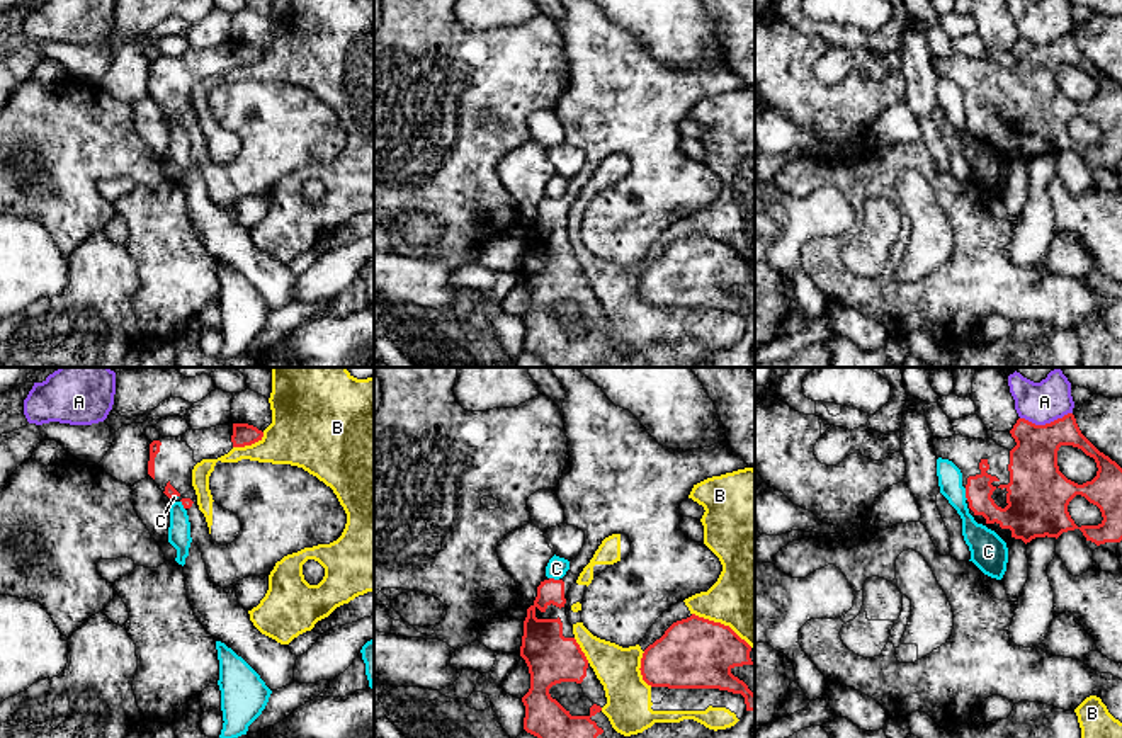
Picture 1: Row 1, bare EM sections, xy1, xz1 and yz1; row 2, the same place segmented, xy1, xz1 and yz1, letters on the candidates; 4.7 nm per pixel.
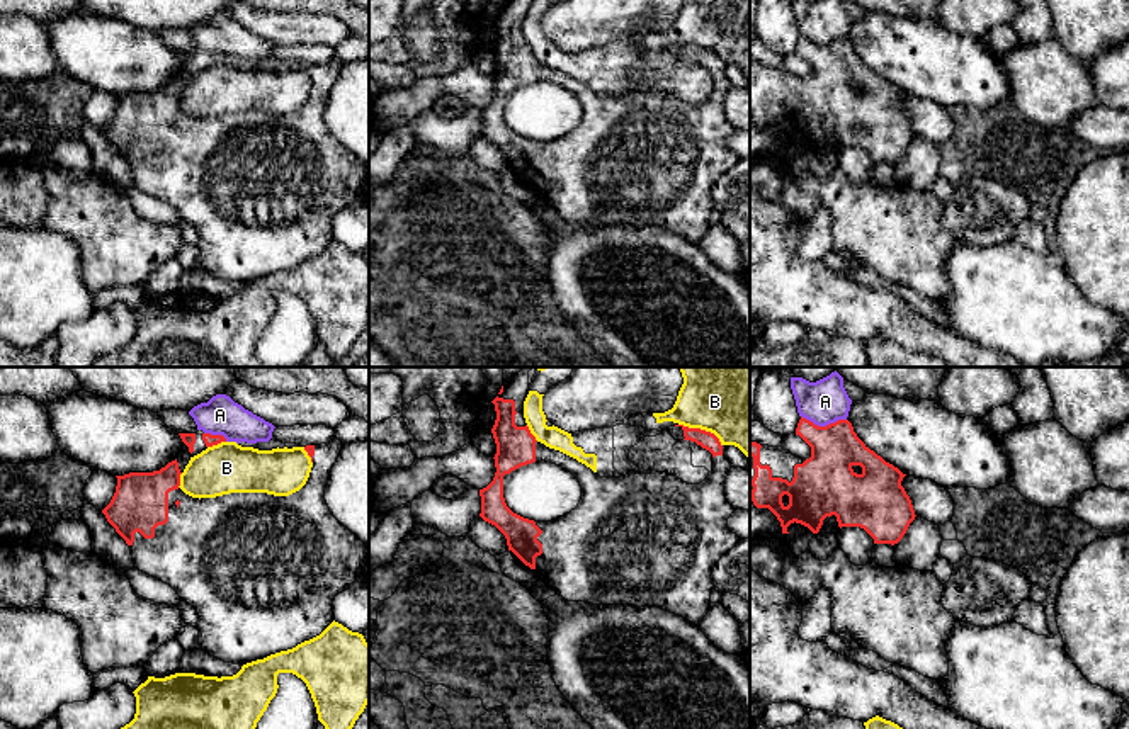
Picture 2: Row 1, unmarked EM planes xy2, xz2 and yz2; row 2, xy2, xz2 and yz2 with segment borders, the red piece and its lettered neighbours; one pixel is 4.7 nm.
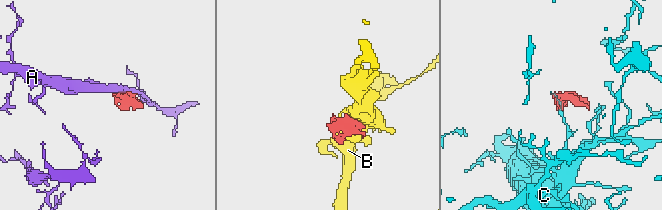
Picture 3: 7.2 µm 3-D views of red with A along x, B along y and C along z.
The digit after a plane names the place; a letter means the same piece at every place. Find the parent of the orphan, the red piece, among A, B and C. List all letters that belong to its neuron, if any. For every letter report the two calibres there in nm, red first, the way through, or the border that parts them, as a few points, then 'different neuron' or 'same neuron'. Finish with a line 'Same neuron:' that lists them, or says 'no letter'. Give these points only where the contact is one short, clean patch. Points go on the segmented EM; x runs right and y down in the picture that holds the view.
A: calibres 240 and 200 nm; different neuron
B: calibres 340 and 380 nm; different neuron
C: calibres 130 and 150 nm; border yz1 (964, 488), (968, 499); different neuron
Same neuron: no letter

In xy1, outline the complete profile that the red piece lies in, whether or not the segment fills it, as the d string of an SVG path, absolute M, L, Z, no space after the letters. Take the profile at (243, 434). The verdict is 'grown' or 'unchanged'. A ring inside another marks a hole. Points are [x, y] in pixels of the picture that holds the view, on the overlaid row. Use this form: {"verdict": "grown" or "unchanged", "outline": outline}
{"verdict": "unchanged", "outline": "M233 423L233 447L245 447L262 440L264 432L248 423Z"}

